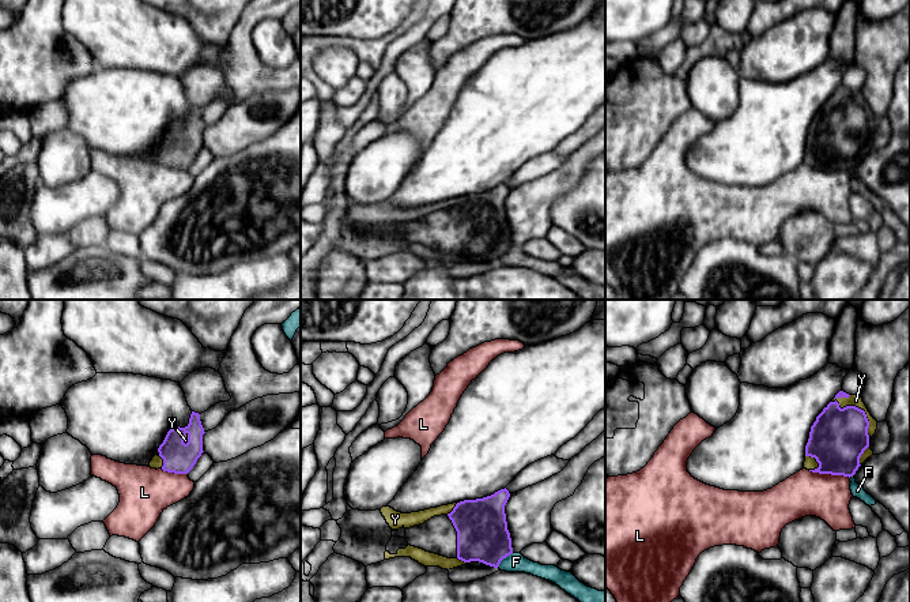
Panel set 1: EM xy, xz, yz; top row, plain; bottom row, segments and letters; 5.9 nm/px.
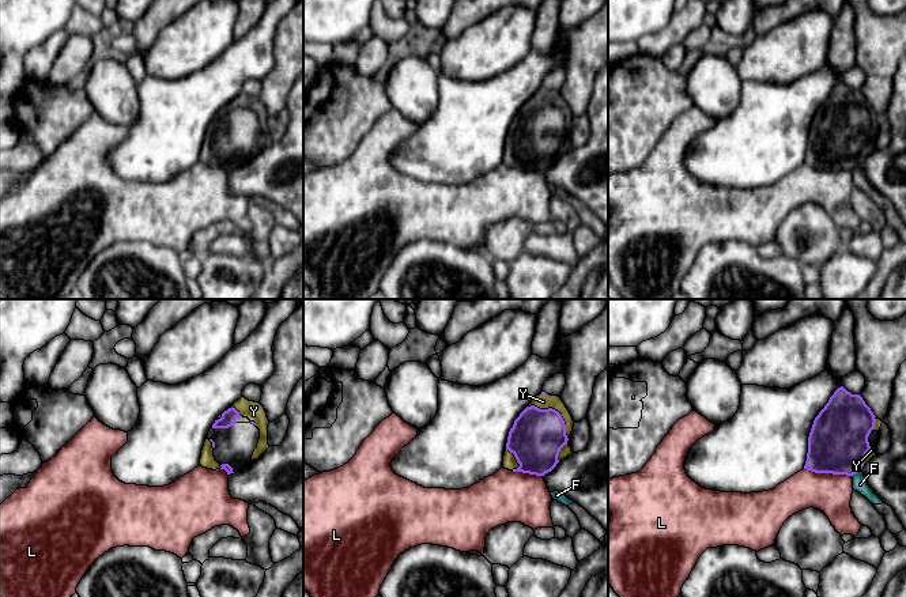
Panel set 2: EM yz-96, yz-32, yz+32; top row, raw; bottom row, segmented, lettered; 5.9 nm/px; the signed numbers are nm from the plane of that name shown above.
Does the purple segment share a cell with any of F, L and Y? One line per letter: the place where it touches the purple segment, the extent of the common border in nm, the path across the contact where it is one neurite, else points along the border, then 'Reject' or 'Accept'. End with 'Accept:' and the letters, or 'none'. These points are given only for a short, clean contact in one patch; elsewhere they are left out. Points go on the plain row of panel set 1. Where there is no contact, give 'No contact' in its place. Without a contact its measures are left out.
F: Touches purple at xz (503, 252). Shared border 130 nm. Reject
L: Touches purple at yz (829, 168). Shared border 260 nm. Boundary: yz (808, 165), (842, 169), (849, 173). Reject
Y: Touches purple at yz (857, 102). Shared border 300 nm. Accept
Accept: Y

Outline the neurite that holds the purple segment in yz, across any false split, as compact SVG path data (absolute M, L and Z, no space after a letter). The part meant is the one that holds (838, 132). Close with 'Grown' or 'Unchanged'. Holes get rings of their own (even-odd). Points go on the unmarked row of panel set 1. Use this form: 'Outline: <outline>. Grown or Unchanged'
Outline: M839 86L811 121L804 163L853 172L873 150L869 133L876 124L877 116L868 106L861 90Z. Grown

